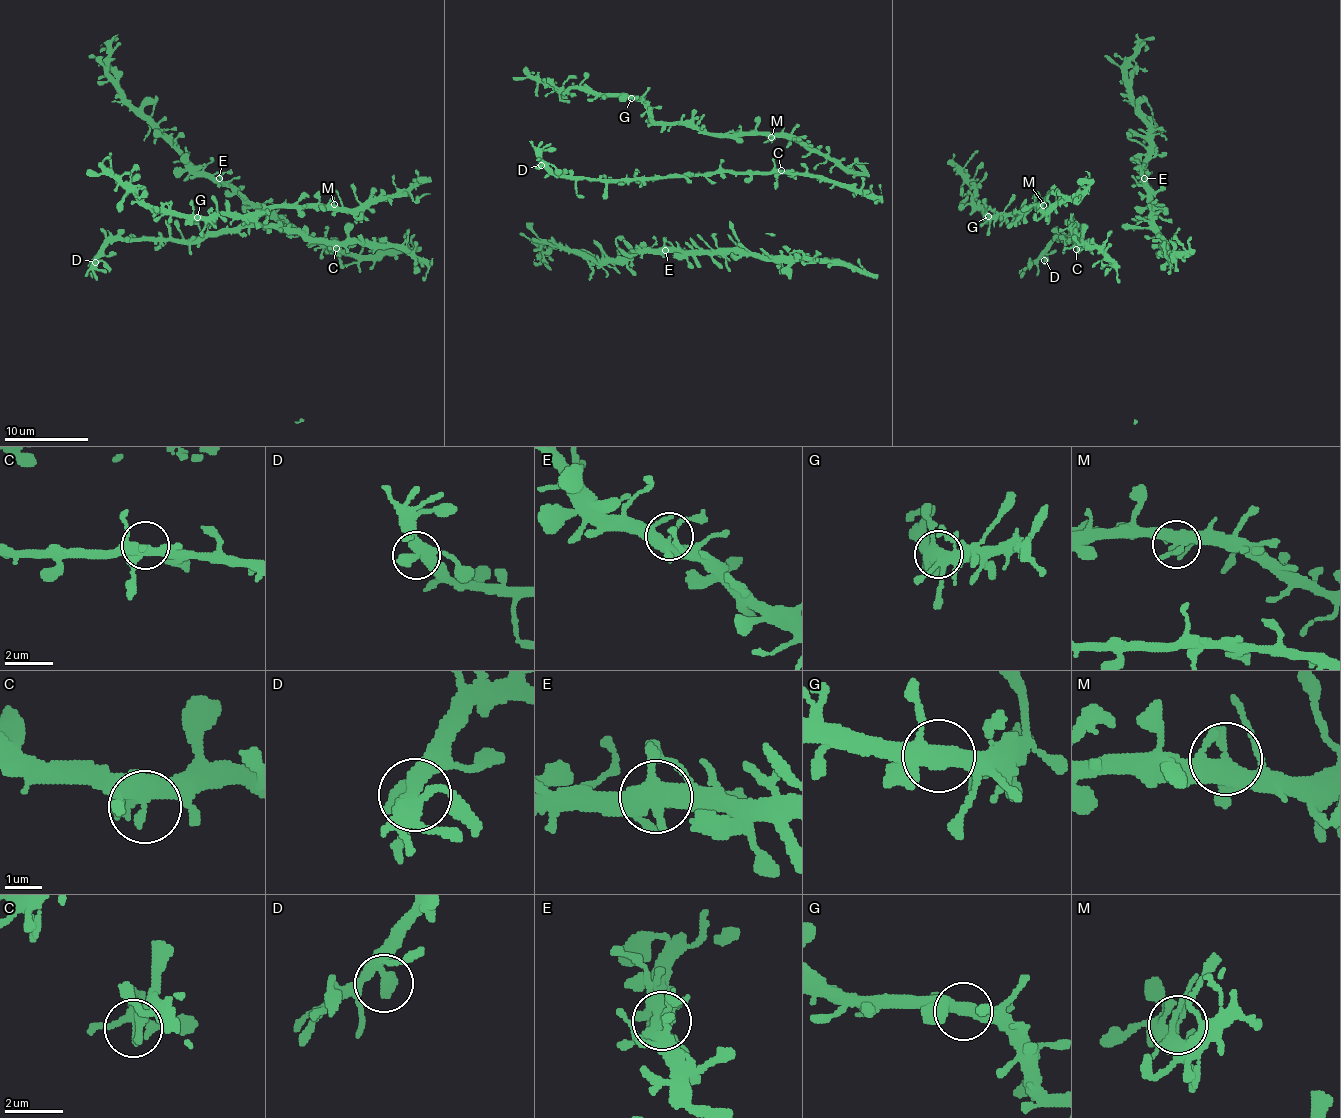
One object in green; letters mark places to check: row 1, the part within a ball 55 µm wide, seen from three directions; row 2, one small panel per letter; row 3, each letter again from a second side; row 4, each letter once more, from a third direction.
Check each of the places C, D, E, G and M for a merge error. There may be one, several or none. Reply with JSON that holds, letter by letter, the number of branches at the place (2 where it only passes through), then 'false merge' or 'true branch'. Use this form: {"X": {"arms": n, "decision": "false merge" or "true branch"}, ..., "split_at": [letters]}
{"C": {"arms": 4, "decision": "true branch"}, "D": {"arms": 2, "decision": "true branch"}, "E": {"arms": 6, "decision": "true branch"}, "G": {"arms": 4, "decision": "true branch"}, "M": {"arms": 4, "decision": "true branch"}, "split_at": []}

